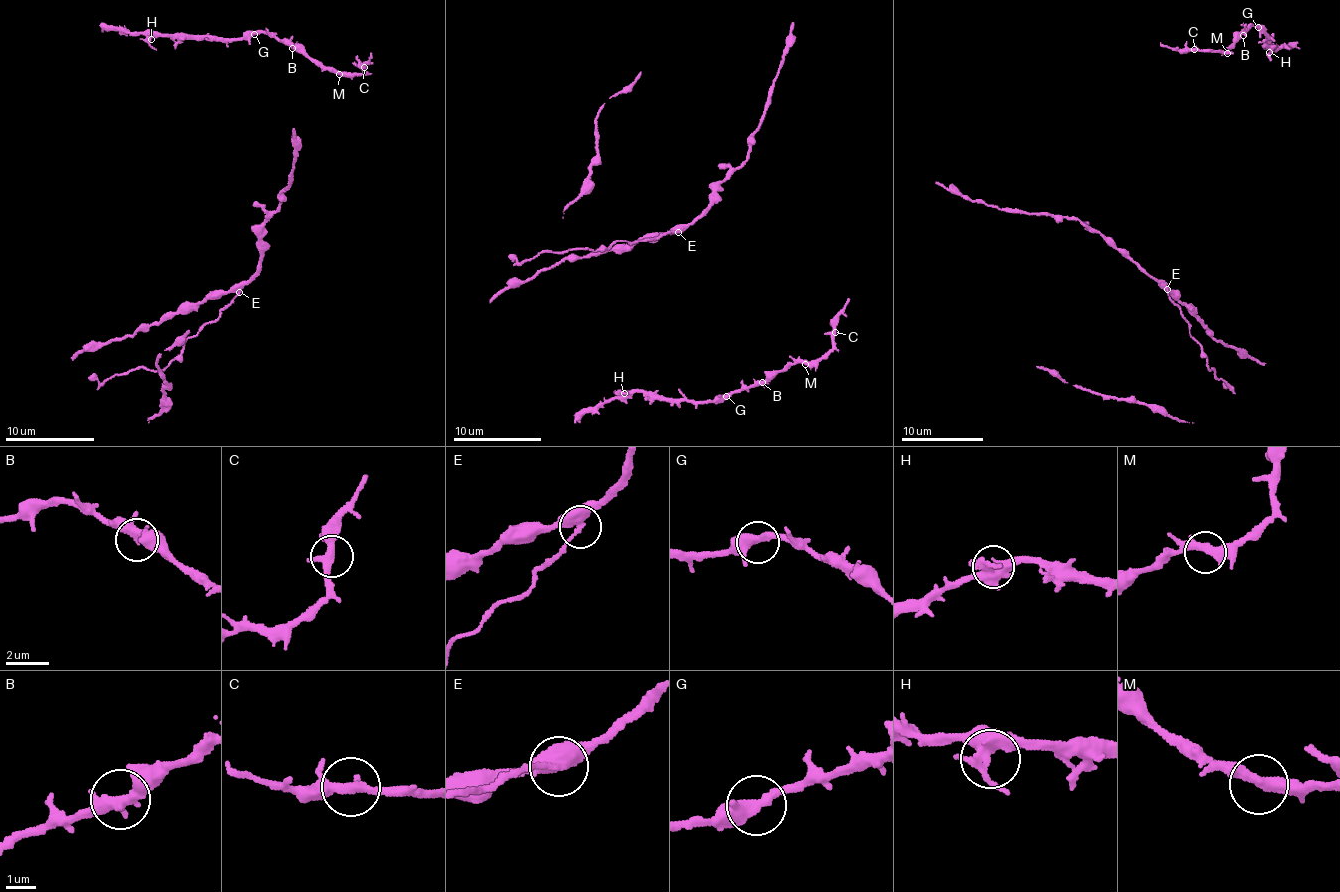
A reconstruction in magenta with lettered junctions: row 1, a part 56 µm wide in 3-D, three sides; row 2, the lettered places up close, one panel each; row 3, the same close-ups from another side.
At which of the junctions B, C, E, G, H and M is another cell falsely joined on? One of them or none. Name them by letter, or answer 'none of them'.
E

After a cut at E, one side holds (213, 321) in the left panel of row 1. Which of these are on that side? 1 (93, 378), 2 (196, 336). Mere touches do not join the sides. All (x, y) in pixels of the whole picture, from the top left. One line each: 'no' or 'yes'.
1: yes
2: yes

